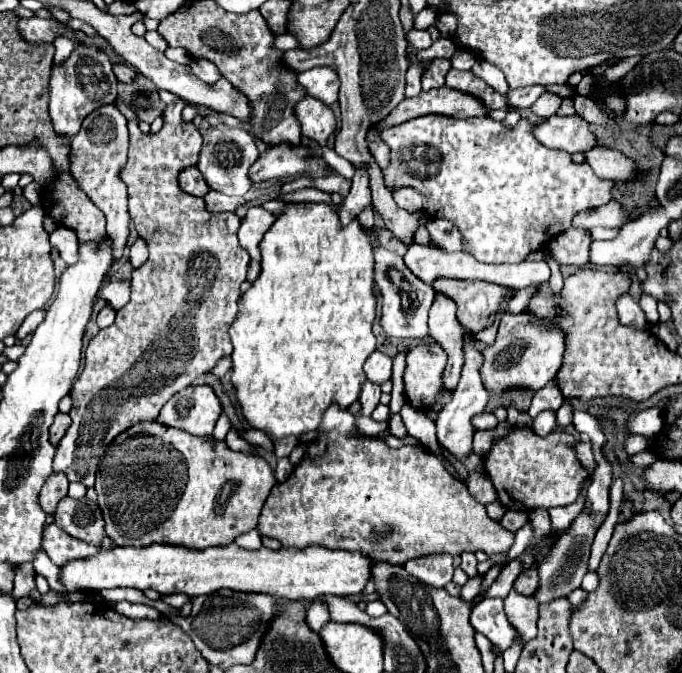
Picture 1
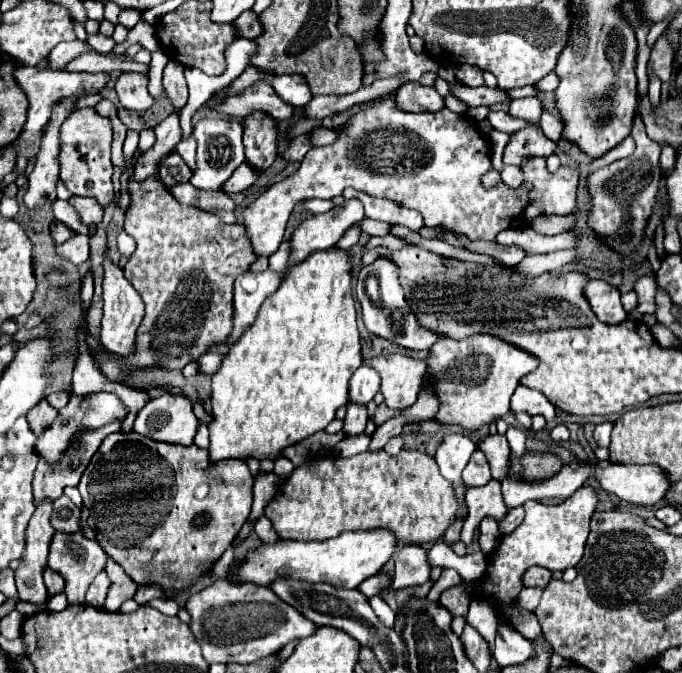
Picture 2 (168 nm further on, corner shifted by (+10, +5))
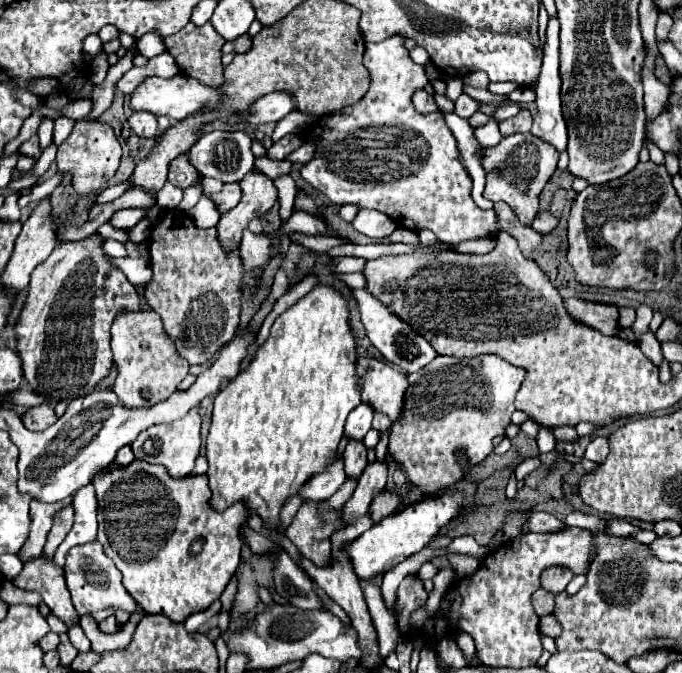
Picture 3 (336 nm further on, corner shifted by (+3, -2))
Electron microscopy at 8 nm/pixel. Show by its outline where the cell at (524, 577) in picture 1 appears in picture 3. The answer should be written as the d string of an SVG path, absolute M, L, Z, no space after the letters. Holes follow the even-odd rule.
M551 566L541 576L541 588L551 594L559 594L565 590L565 586L571 582L571 578L573 578L573 572L567 572L567 568Z

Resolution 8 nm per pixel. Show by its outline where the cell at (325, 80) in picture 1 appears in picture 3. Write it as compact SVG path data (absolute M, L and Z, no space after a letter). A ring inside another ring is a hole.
M271 92L253 104L249 124L279 122L293 110L295 110L295 96L291 96L291 92Z

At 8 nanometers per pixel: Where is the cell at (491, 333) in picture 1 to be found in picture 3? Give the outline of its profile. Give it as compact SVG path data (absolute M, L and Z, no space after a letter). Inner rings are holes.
M353 290L353 296L361 308L361 322L367 330L369 340L373 342L373 346L391 362L395 362L403 372L419 372L423 366L427 366L431 360L435 360L437 352L435 348L423 338L419 336L419 332L415 332L405 320L401 320L395 312L389 310L387 304L383 304L381 300L377 300L371 292L367 290Z

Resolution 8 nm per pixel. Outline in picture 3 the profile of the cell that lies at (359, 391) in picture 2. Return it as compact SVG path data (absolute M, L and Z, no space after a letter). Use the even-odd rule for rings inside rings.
M361 402L357 408L351 410L351 414L347 416L347 424L345 424L345 434L347 438L355 438L355 440L363 440L363 436L371 430L371 422L373 422L373 406L367 402Z

